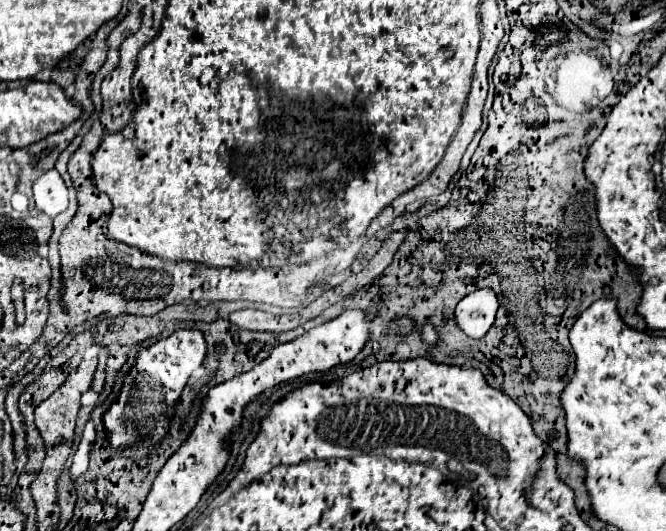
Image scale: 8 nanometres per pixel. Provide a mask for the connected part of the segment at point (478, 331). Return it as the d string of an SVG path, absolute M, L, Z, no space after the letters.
M479 288L467 294L455 308L455 322L471 338L483 338L493 326L499 308L497 294L491 288Z

